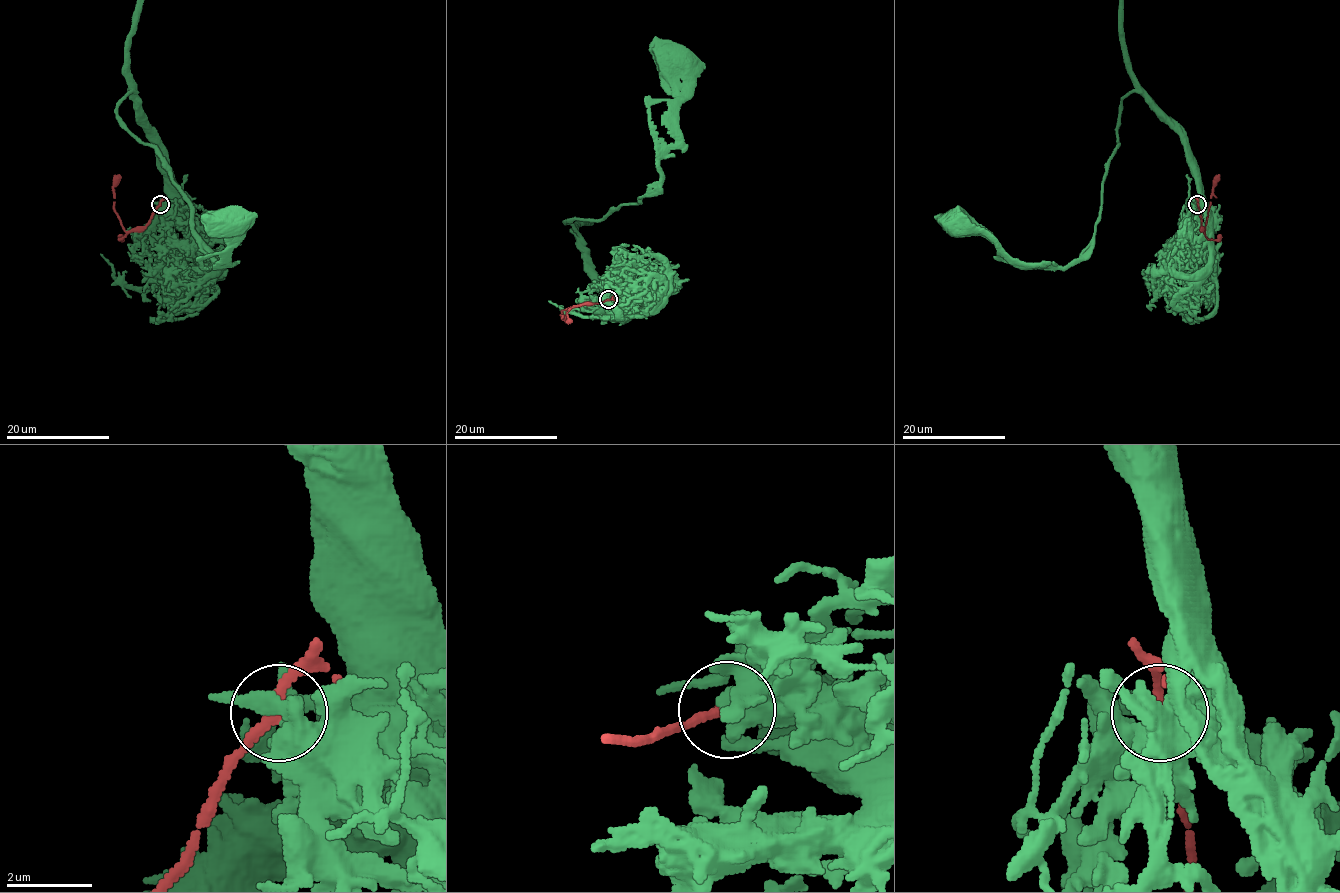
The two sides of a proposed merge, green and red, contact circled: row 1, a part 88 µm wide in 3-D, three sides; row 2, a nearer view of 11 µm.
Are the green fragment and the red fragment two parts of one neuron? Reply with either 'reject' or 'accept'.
reject

